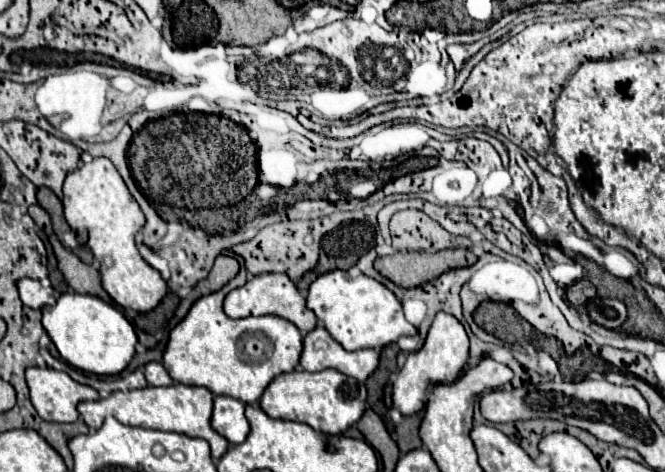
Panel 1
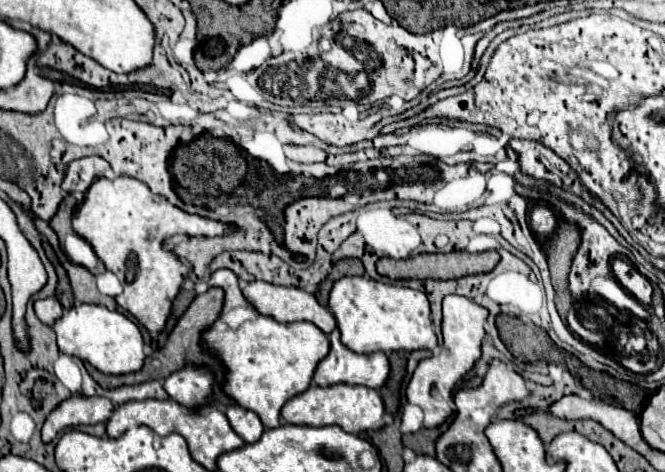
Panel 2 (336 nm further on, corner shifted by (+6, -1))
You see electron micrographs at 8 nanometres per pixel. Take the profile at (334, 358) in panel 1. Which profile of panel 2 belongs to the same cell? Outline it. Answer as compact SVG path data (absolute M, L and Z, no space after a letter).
M340 331L330 333L330 353L320 361L314 373L314 383L330 387L338 383L364 385L380 389L390 373L390 361L384 353L358 355L340 343Z

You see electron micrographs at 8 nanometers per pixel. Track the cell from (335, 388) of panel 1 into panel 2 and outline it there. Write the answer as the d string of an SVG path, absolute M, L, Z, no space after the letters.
M310 385L304 393L296 395L288 401L282 409L282 417L294 425L310 425L310 427L324 427L324 425L338 425L346 433L364 433L364 431L378 431L384 427L384 403L376 389L362 387L362 385L332 385L332 387L318 387Z

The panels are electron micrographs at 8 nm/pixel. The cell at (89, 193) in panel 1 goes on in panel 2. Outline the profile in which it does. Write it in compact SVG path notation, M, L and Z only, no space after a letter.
M102 177L94 181L86 193L86 199L74 213L72 227L92 245L106 269L116 273L122 281L124 291L116 297L116 303L150 333L160 333L166 327L172 301L184 279L190 275L190 267L182 263L174 251L164 249L164 241L174 235L216 237L238 229L234 223L182 211L166 197L152 193L148 185L134 177L118 177L114 181Z

